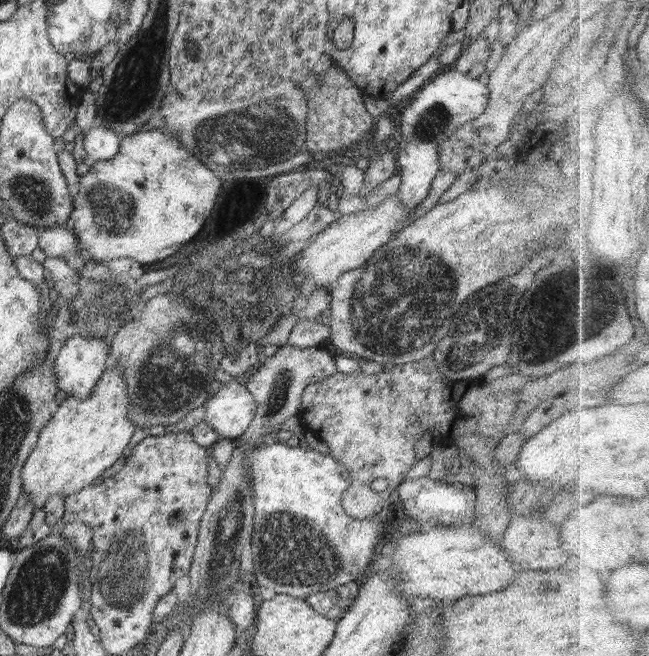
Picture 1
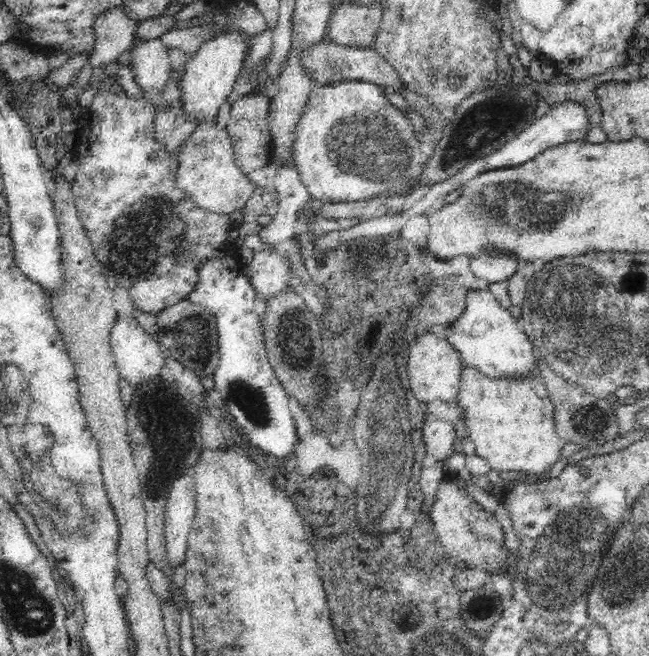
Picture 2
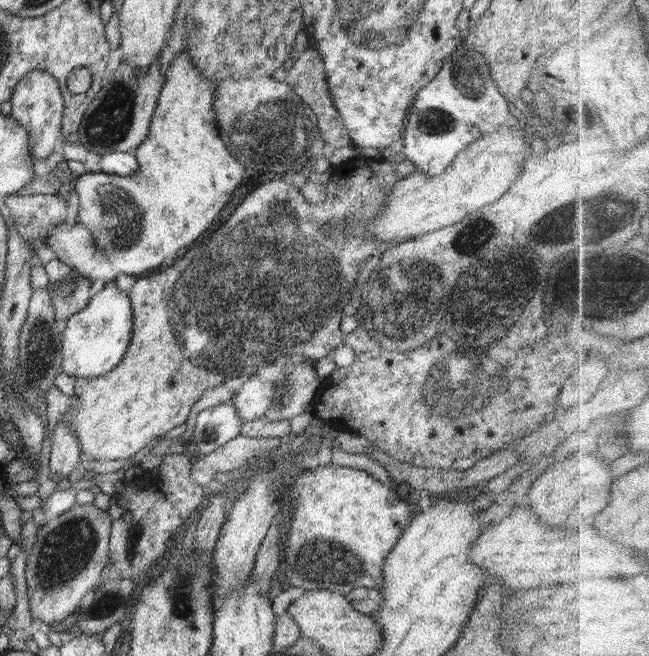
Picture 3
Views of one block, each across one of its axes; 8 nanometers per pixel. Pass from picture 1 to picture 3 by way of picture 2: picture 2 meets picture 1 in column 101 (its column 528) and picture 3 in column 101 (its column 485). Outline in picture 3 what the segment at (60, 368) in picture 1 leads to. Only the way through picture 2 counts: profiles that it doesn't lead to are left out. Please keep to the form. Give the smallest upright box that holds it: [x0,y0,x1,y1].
[61,285,132,378]

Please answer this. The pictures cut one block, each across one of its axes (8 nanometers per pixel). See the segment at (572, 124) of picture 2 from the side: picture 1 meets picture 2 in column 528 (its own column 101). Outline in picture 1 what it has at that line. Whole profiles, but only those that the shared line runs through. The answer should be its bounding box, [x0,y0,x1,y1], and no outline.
[84,126,121,161]

